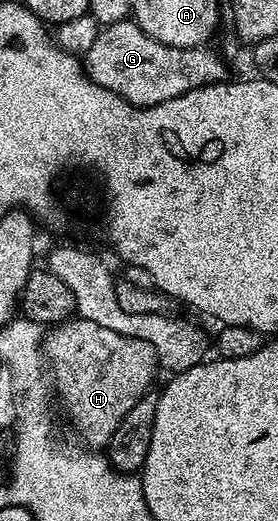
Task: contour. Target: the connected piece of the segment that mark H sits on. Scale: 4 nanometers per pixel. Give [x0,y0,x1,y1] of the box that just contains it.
[43,317,157,449]

